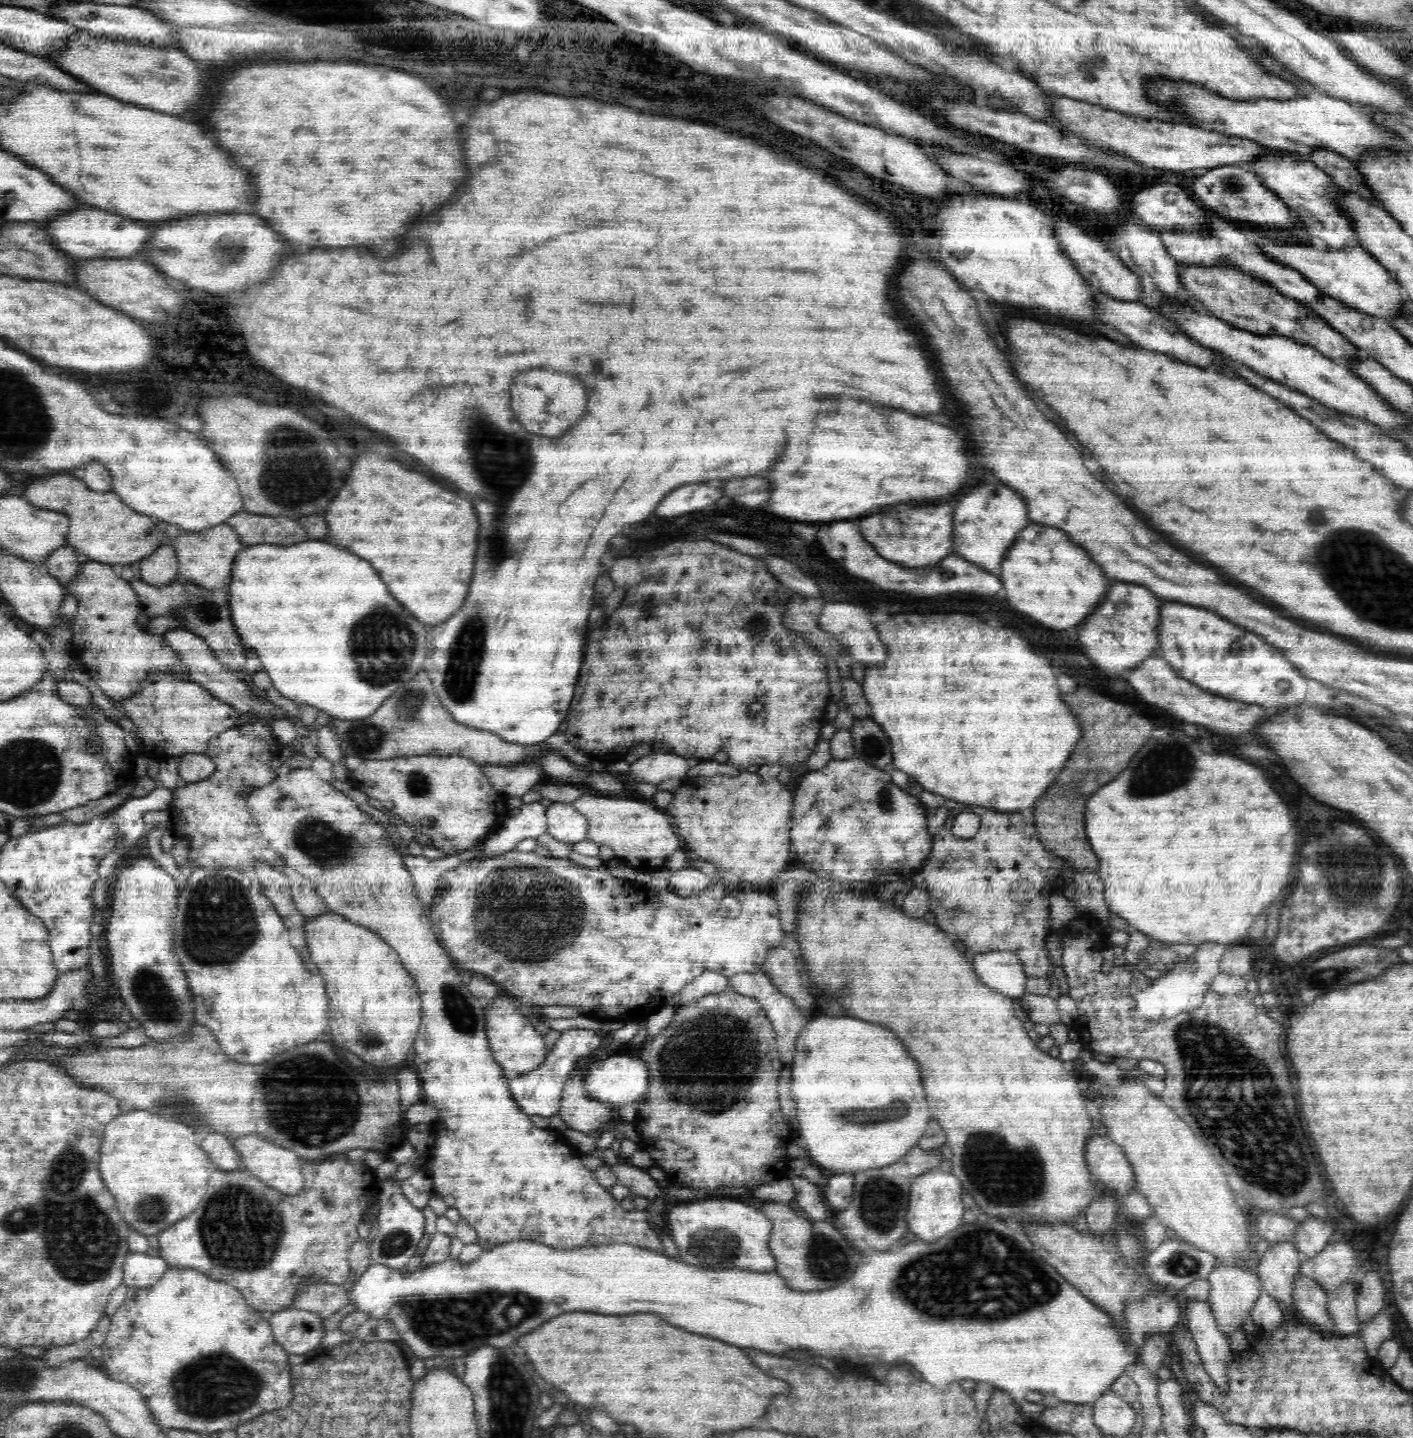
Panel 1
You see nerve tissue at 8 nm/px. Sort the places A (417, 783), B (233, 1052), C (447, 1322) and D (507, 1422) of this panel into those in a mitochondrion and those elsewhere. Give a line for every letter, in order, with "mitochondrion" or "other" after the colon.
A: mitochondrion
B: other
C: mitochondrion
D: mitochondrion

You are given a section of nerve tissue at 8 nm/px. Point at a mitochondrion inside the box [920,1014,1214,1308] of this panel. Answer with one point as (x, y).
(1013, 1178)

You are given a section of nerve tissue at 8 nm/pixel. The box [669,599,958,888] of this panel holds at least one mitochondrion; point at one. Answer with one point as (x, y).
(874, 747)

